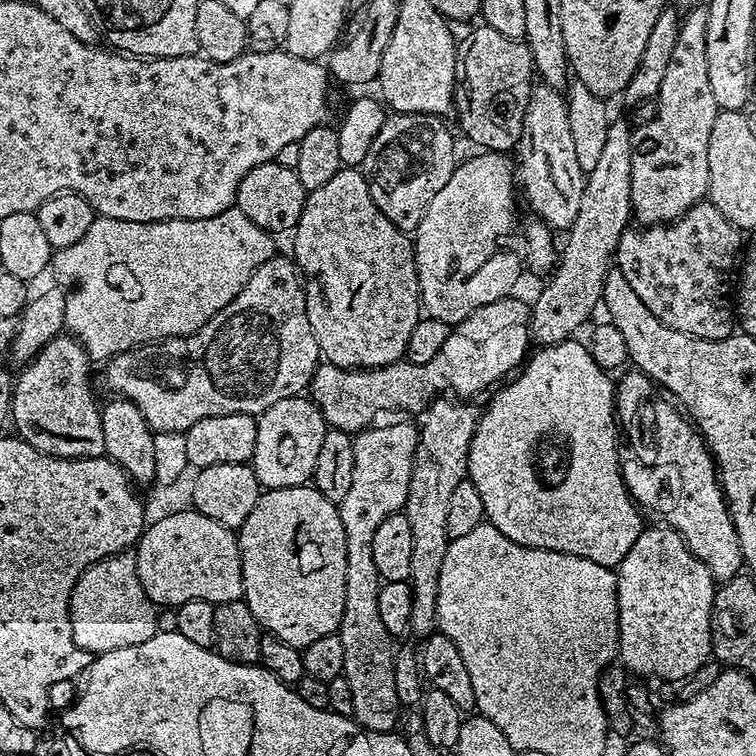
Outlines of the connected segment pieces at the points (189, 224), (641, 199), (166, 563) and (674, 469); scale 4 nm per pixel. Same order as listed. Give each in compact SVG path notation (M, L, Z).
M235 206L214 218L197 220L94 222L74 246L59 249L52 257L51 271L56 271L59 287L68 293L65 329L96 362L107 361L143 344L194 334L238 298L258 266L277 255L278 248L272 240L273 233L254 226Z
M700 6L693 12L684 12L680 29L678 30L678 43L674 45L674 55L670 57L670 66L666 69L666 78L662 78L662 90L655 99L656 113L652 121L639 125L632 134L632 153L630 154L630 194L632 195L632 215L644 226L667 224L677 220L686 210L701 203L708 196L708 183L710 182L710 130L714 130L714 118L717 114L717 106L714 102L714 90L710 90L710 69L706 62L706 30L708 29L708 9Z
M189 510L145 527L134 545L134 553L142 589L156 606L175 606L194 602L194 598L218 605L243 597L244 579L237 533L214 522L214 518L206 518L206 514Z
M628 370L620 378L621 380L618 380L614 388L619 423L628 424L635 416L641 416L645 426L652 428L652 436L648 436L644 440L644 456L646 459L652 460L652 464L625 463L623 465L624 485L628 487L628 493L645 513L653 512L660 519L657 521L661 525L673 528L682 537L689 550L708 567L713 580L723 582L741 575L744 559L738 542L738 534L734 530L734 522L728 513L724 491L720 489L716 462L712 459L711 452L708 451L708 445L696 431L696 425L675 403L669 402L667 399L664 399L665 401L652 400L654 385L649 376L642 372Z

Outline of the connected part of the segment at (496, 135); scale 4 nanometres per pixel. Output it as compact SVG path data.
M481 23L465 40L456 46L456 103L454 116L460 119L460 128L477 144L477 149L489 152L511 153L522 134L526 106L534 85L532 55L524 40L505 38L490 25Z

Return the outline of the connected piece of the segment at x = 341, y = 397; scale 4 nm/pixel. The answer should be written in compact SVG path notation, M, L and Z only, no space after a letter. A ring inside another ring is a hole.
M505 298L490 302L474 310L461 324L449 331L445 345L438 355L425 364L401 362L382 368L339 368L321 362L310 385L310 398L318 406L322 418L329 428L337 428L349 434L364 431L373 422L379 421L383 412L423 413L433 400L441 394L451 393L456 398L476 398L483 388L491 389L495 380L503 381L507 372L515 373L525 363L530 347L530 308L520 300Z

